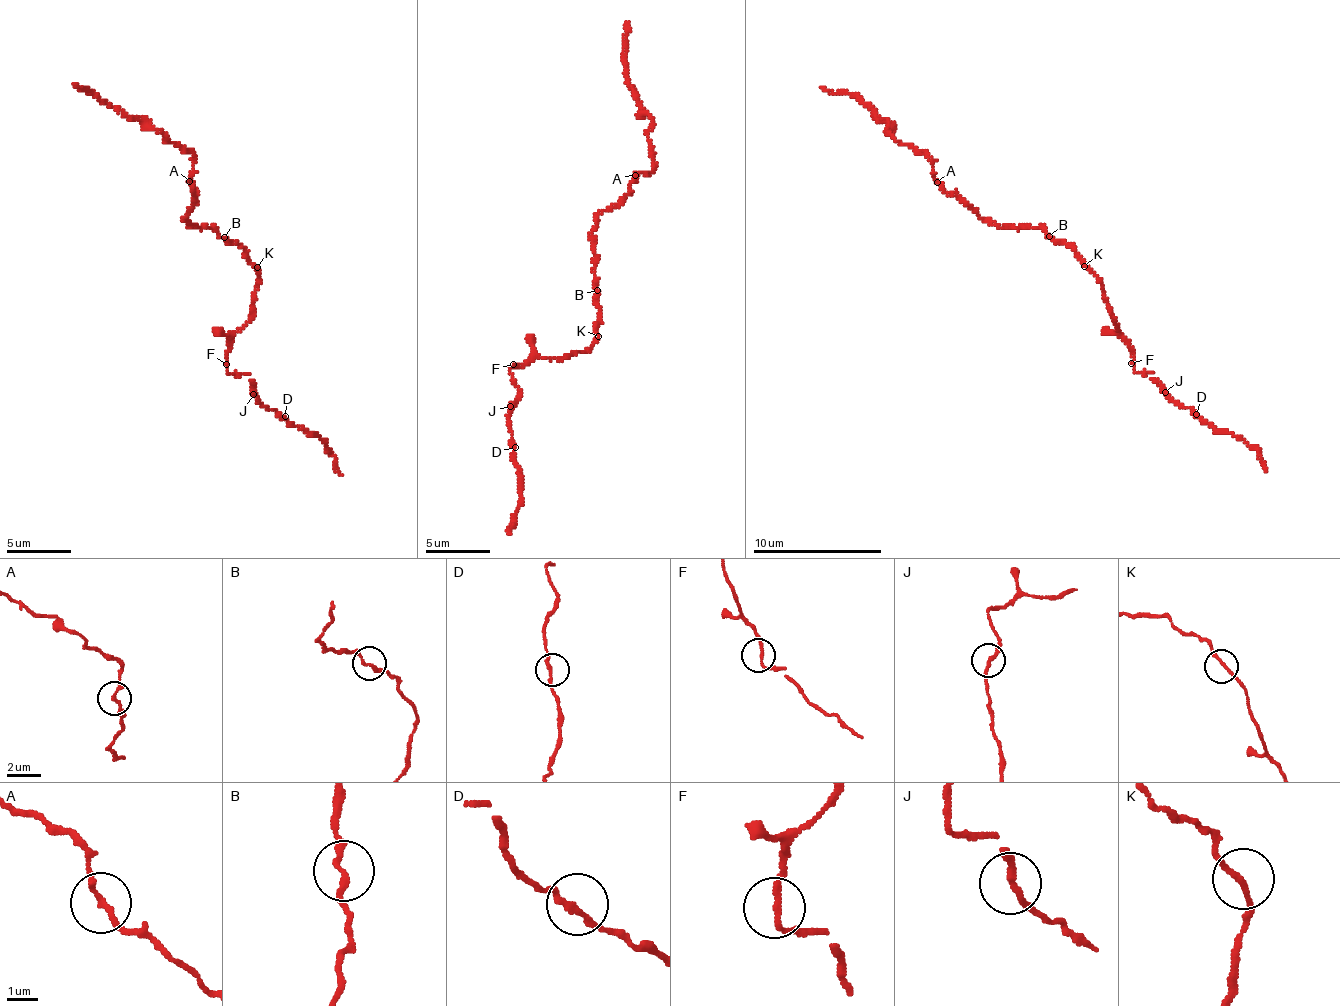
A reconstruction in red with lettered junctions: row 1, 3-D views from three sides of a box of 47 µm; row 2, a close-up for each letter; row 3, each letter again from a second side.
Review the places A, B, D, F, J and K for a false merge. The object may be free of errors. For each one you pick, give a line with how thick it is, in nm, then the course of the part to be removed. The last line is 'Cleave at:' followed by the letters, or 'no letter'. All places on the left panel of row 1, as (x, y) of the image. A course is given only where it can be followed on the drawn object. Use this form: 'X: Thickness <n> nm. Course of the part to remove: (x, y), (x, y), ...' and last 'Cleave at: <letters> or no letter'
Cleave at: no letter

